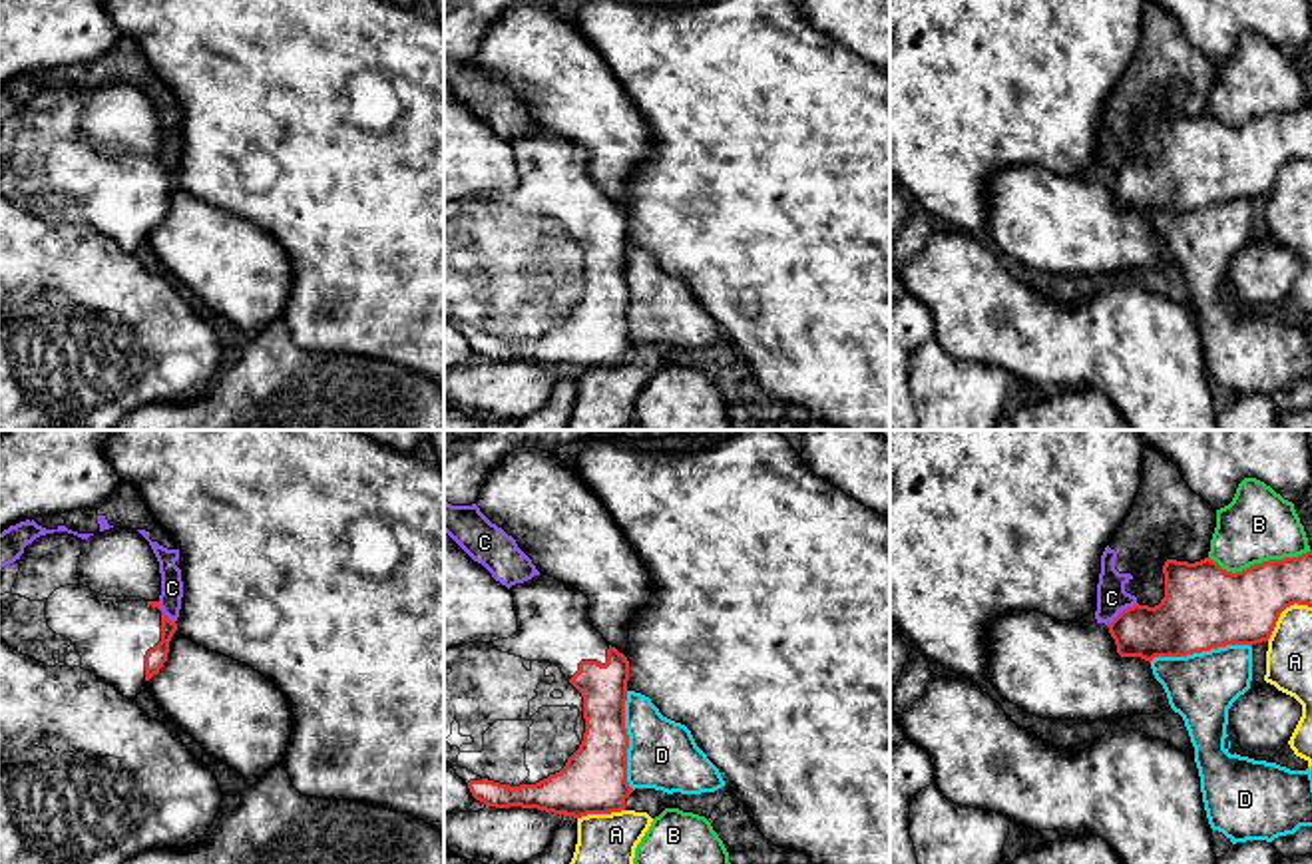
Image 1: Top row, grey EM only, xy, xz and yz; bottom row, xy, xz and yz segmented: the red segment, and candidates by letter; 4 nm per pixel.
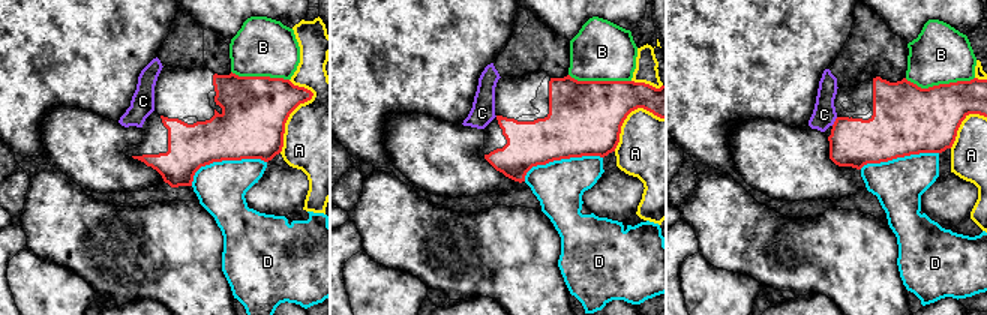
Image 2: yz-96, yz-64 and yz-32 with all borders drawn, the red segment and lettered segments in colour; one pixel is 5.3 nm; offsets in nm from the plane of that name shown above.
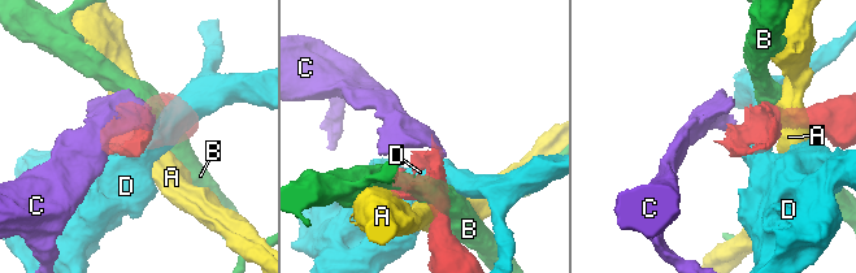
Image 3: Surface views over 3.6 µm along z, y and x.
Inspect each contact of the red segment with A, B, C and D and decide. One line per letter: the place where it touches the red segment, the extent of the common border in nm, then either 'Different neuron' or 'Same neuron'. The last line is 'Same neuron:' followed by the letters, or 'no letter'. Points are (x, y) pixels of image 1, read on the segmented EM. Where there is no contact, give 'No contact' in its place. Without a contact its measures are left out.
A: Touches red at yz (1283, 610). Shared border 240 nm. Different neuron
B: Touches red at yz (1259, 564). Shared border 420 nm. Different neuron
C: Touches red at yz (1121, 612). Shared border 160 nm. Different neuron
D: Touches red at yz (1199, 651). Shared border 420 nm. Different neuron
Same neuron: no letter

